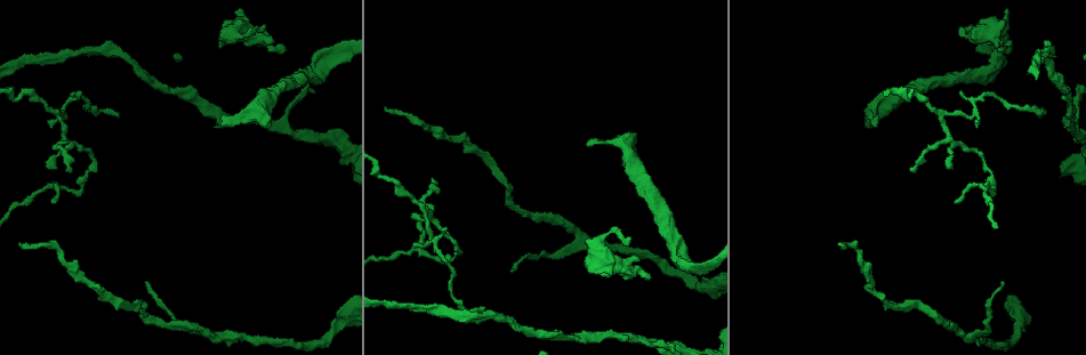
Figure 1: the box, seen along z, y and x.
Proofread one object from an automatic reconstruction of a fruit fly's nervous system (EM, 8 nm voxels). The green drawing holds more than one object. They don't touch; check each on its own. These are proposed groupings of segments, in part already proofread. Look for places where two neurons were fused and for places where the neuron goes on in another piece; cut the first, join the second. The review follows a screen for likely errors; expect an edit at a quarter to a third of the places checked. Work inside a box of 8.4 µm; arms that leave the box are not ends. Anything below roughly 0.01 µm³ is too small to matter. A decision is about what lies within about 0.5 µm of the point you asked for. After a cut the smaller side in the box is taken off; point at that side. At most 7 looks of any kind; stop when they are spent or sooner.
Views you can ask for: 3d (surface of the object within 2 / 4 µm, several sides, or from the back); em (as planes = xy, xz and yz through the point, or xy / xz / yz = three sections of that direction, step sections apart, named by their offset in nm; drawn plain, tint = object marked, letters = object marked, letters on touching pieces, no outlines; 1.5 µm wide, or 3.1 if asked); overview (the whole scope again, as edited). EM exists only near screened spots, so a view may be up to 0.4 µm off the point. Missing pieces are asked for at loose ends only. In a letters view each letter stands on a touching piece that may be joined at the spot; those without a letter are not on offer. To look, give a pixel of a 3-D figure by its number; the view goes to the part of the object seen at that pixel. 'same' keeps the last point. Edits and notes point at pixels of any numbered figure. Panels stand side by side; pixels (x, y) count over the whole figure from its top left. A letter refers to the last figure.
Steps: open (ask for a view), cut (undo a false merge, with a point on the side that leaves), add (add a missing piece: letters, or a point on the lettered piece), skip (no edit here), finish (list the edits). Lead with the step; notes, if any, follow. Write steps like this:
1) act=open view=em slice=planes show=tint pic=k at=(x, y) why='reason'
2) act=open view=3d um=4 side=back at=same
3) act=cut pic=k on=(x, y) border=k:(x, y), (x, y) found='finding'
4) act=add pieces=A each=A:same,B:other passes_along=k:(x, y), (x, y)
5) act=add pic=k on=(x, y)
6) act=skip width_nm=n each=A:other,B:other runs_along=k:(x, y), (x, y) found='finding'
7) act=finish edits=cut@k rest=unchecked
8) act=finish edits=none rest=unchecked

act=open view=3d um=2 pic=1 at=(282, 51)

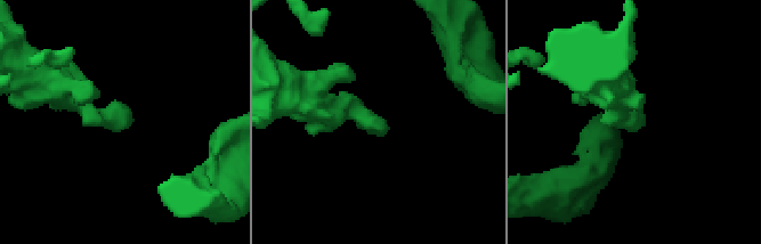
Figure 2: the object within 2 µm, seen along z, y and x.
act=open view=em slice=planes show=plain pic=2 at=(643, 126)

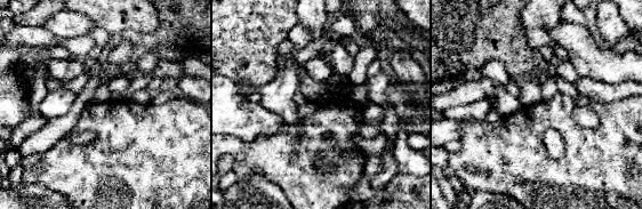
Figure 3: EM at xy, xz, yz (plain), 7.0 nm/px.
act=open view=em slice=planes show=letters at=same

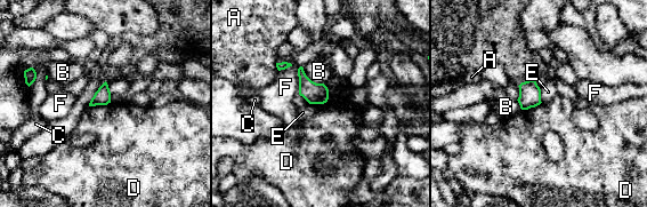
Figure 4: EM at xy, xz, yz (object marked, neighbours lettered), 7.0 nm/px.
act=skip each=A:other,B:other,C:other,D:other,E:other,F:other border=4:(111, 102), (104, 105), (89, 106) found='no lettered piece goes on from it'

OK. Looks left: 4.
act=open view=em slice=planes show=letters pic=1 at=(589, 145) why='branch stops here'

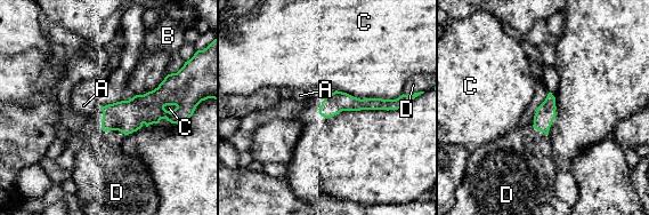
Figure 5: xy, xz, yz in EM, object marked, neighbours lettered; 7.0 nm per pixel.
act=add pieces=D each=A:other,B:other,C:other,D:same found='it goes on there'

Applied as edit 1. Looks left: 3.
act=finish edits=add@5 rest=unchecked

